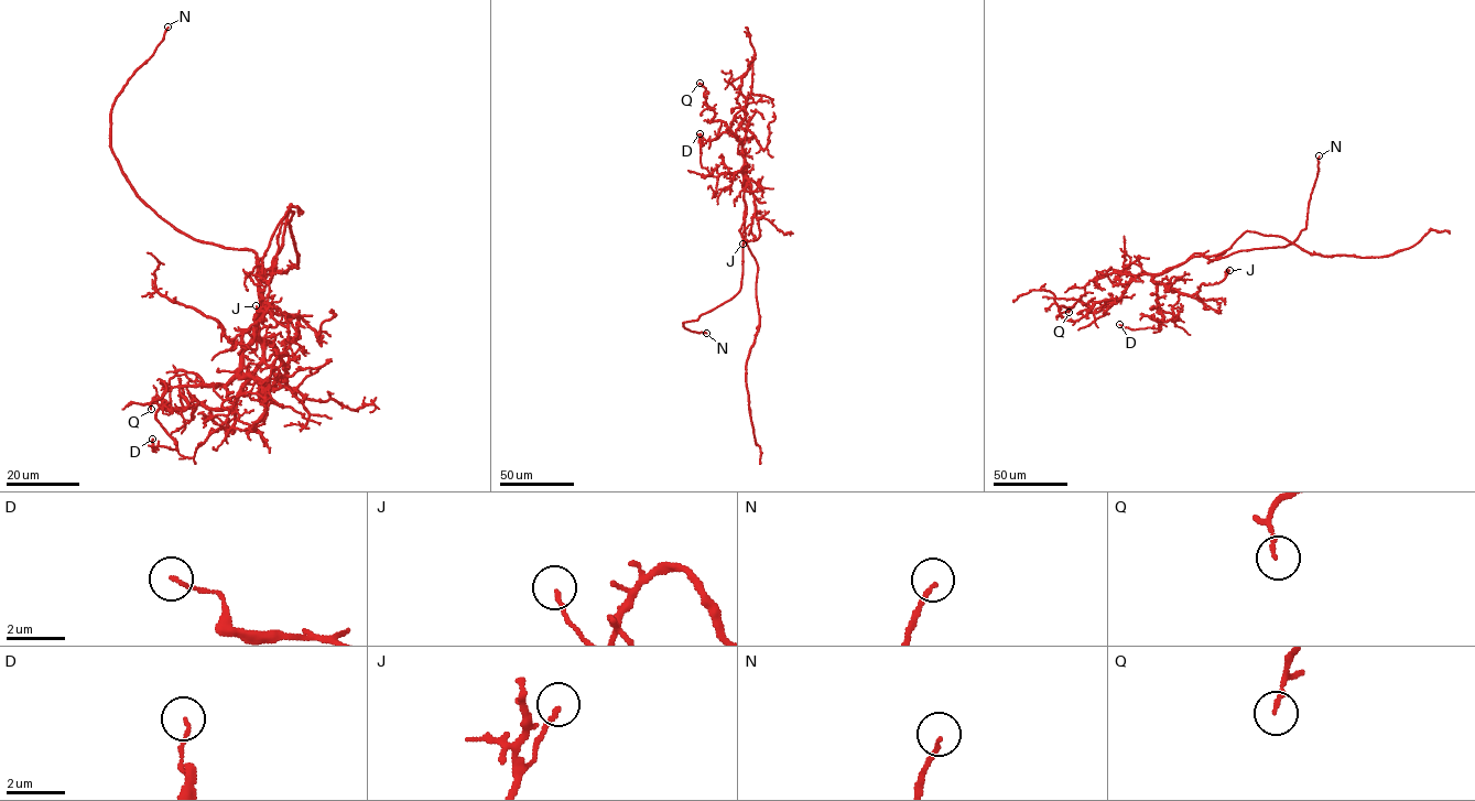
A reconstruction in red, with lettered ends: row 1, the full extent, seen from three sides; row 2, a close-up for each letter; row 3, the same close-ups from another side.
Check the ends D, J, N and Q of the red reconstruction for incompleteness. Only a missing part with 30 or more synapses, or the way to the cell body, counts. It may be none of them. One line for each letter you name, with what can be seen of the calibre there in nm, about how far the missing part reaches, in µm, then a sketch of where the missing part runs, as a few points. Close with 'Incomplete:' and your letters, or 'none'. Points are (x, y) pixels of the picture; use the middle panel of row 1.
N: 130 nm thick; about 50 µm are missing; missing branch runs (706, 333), (729, 332), (760, 320)
Incomplete: N

